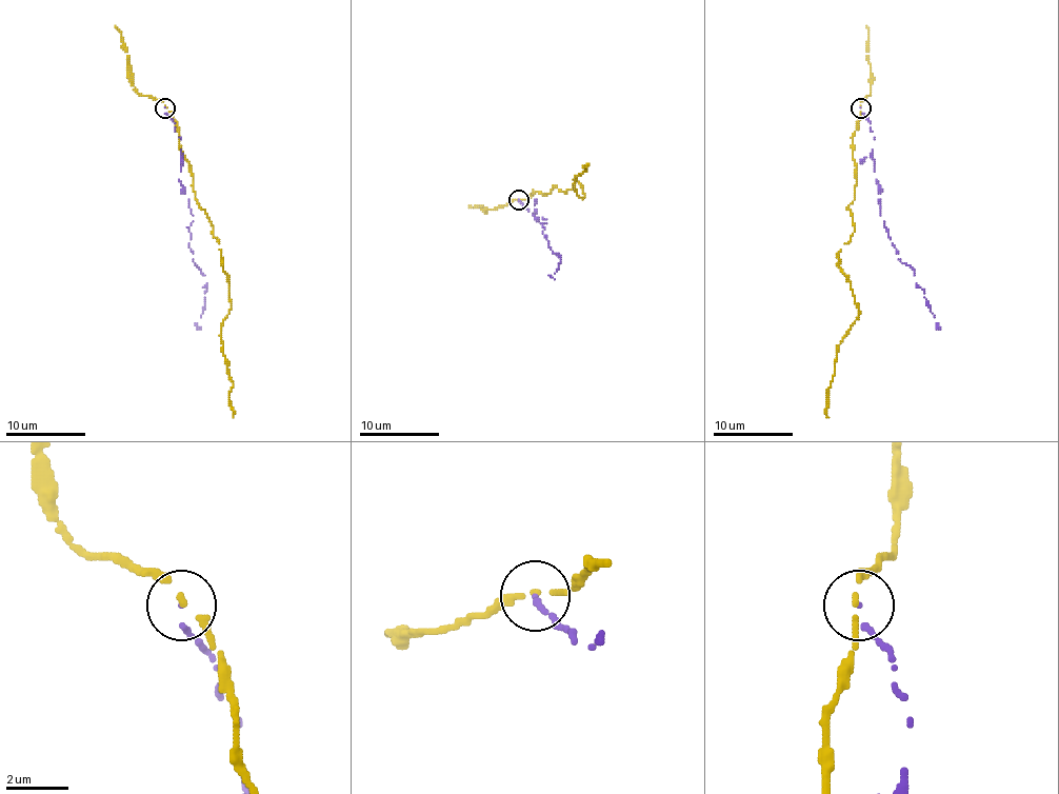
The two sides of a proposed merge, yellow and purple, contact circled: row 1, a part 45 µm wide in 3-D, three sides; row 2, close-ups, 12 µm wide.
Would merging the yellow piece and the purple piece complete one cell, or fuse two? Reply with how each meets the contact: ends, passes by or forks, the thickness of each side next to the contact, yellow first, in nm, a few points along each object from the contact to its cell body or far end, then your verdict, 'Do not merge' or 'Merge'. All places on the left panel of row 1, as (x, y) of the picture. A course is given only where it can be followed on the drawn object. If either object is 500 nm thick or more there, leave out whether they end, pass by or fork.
At the ring yellow passes by. At the ring purple ends. Thickness 140 nm (yellow) against 130 nm. Course of yellow: (164, 107), (228, 283), (231, 303), (221, 343), (233, 383), (233, 417). Course of purple: (164, 107), (181, 139), (179, 181), (193, 215), (188, 247), (206, 283), (197, 325), (201, 329). Do not merge

